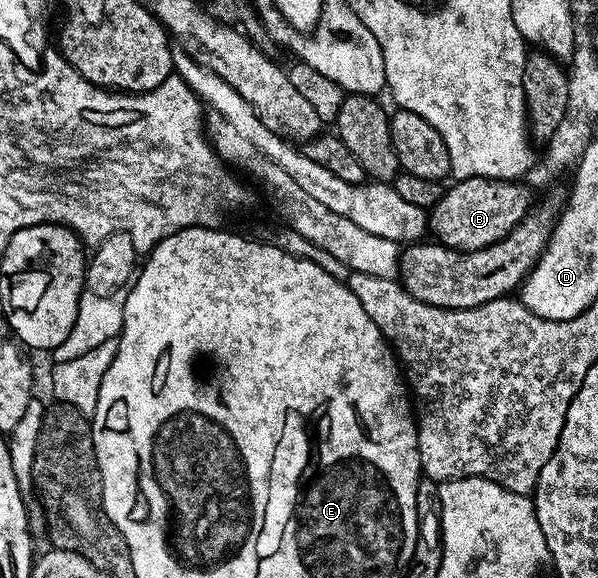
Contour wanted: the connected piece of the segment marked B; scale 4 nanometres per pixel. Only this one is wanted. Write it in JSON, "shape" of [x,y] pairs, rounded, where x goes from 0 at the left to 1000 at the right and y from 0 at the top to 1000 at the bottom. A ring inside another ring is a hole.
{"shape":[[[791,304],[759,311],[754,320],[716,367],[717,407],[744,429],[788,436],[823,426],[848,408],[890,360],[888,327],[873,315]]]}

